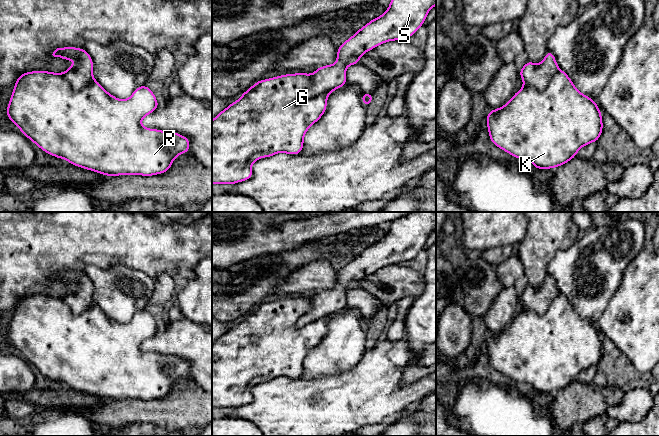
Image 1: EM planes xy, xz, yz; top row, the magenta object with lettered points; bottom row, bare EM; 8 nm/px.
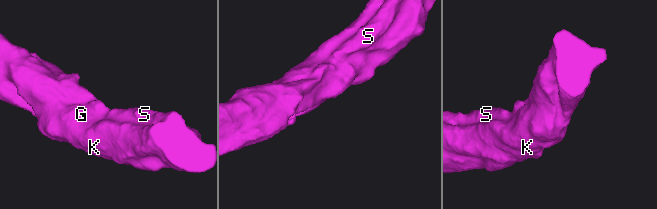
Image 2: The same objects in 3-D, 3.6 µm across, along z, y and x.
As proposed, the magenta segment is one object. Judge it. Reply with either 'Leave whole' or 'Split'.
Leave whole

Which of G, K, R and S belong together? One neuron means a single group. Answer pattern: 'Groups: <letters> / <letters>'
Groups: G K R S

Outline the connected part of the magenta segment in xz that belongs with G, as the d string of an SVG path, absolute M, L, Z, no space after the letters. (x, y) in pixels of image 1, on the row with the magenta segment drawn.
M390 0L389 8L381 16L369 21L337 48L334 64L321 66L313 74L299 72L258 80L212 120L212 185L234 185L249 180L253 177L251 166L260 158L272 157L277 153L302 153L304 136L325 113L328 95L347 83L346 68L360 64L360 57L383 43L406 40L414 35L425 24L426 16L435 5L436 0Z

